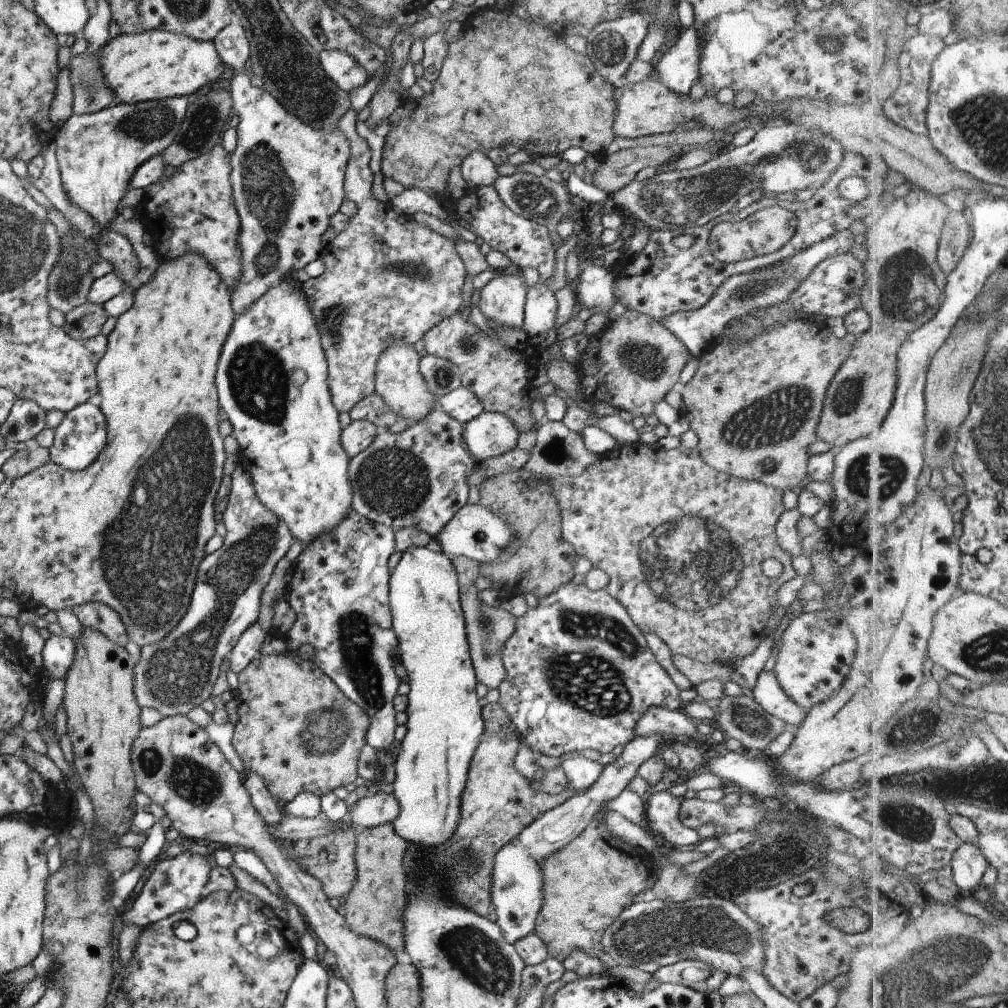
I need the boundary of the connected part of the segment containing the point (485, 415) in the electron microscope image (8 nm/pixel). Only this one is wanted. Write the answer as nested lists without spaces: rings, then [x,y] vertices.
[[[483,411],[463,424],[462,442],[477,463],[516,447],[518,430],[501,413]]]

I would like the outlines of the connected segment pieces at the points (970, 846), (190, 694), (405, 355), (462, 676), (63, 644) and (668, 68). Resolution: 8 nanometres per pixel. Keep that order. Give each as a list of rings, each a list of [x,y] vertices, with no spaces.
[[[962,843],[954,854],[951,867],[954,872],[953,882],[962,895],[971,895],[981,886],[989,862],[976,843]]]
[[[239,463],[235,464],[230,478],[228,501],[220,520],[226,530],[220,548],[199,561],[190,601],[179,622],[160,641],[140,647],[140,657],[134,660],[132,691],[136,703],[140,709],[157,710],[161,718],[185,715],[191,708],[210,698],[211,686],[217,677],[220,662],[229,656],[244,630],[257,620],[261,589],[267,584],[275,563],[292,544],[285,523],[257,500],[250,476]]]
[[[391,341],[392,343],[377,357],[376,371],[374,372],[374,392],[385,403],[392,414],[401,416],[408,421],[407,426],[411,422],[423,420],[433,409],[437,408],[437,398],[432,392],[428,391],[424,378],[418,369],[419,356],[415,351],[415,346],[402,345],[399,342]]]
[[[411,545],[408,549],[401,552],[401,557],[388,578],[388,605],[392,616],[392,627],[398,642],[397,656],[406,670],[406,677],[408,678],[409,685],[409,691],[406,694],[407,706],[404,710],[404,713],[407,716],[407,720],[404,724],[406,732],[392,758],[394,779],[389,786],[391,787],[392,795],[396,798],[398,813],[392,820],[391,826],[393,827],[395,834],[400,836],[403,840],[431,850],[437,845],[441,846],[445,844],[449,840],[449,837],[454,833],[459,820],[460,810],[458,806],[460,805],[461,794],[466,784],[470,761],[472,760],[472,754],[474,753],[475,747],[480,741],[480,736],[483,730],[483,723],[480,715],[482,701],[479,700],[474,693],[474,686],[477,680],[474,675],[472,660],[468,653],[464,616],[458,595],[458,580],[453,565],[451,564],[450,557],[443,554],[438,549],[435,550],[433,546],[416,547]]]
[[[64,633],[58,636],[51,635],[44,640],[40,654],[42,666],[49,678],[65,678],[75,654],[74,642]]]
[[[691,26],[682,29],[679,36],[672,43],[662,49],[663,55],[654,68],[654,76],[664,84],[668,90],[681,96],[687,95],[689,88],[698,80],[698,66],[700,63],[700,38],[697,31]]]

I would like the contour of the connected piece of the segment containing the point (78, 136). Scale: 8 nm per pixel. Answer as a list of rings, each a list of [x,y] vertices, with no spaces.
[[[178,96],[130,105],[115,103],[94,113],[71,114],[68,119],[64,120],[63,124],[57,127],[52,138],[55,148],[54,155],[60,172],[60,181],[69,200],[75,206],[90,214],[101,228],[109,231],[108,222],[110,218],[119,217],[115,212],[115,207],[127,191],[126,184],[129,182],[133,171],[142,162],[153,155],[159,154],[173,142],[188,102],[189,97]]]

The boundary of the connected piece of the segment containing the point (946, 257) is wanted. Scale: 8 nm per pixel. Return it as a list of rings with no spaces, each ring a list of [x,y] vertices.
[[[950,210],[945,217],[941,230],[939,250],[937,250],[937,265],[941,272],[951,274],[974,238],[972,225],[967,224],[961,211]]]

